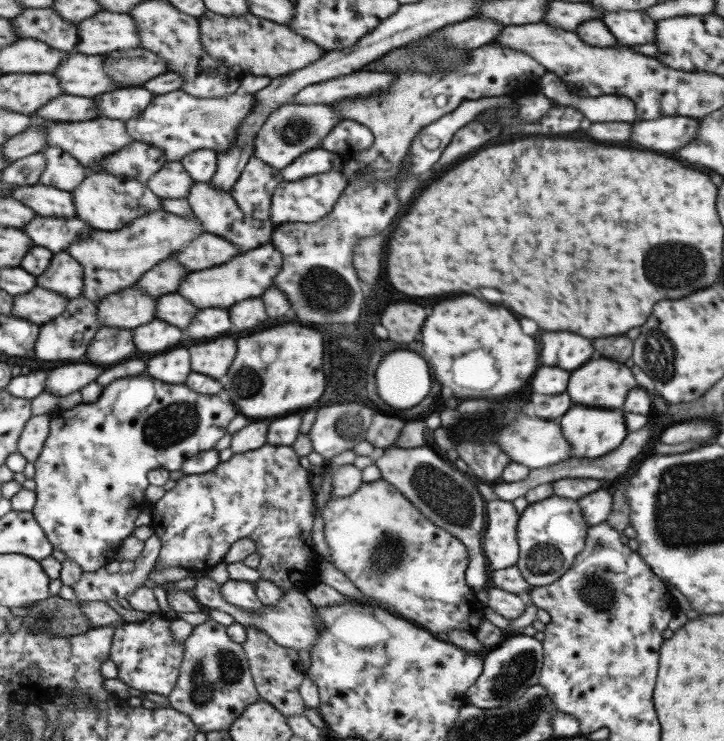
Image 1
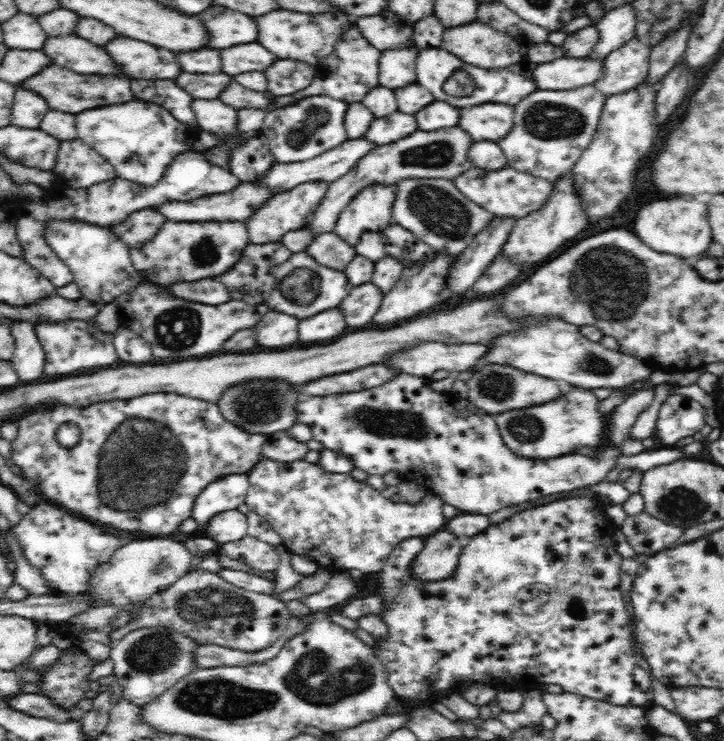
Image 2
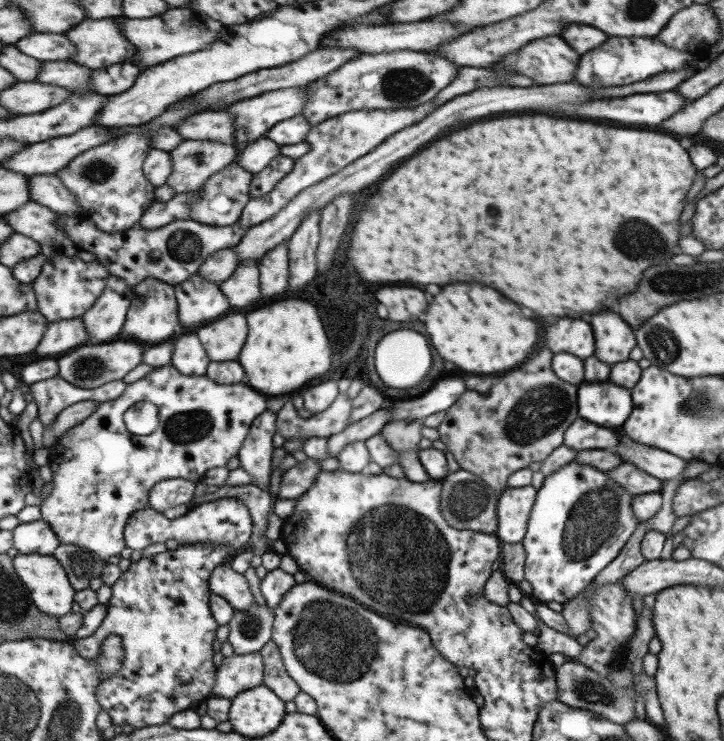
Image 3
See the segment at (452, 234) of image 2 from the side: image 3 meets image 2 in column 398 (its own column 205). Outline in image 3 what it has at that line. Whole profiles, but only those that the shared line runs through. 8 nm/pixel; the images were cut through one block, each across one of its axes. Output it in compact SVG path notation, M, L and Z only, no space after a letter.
M229 163L225 169L211 174L196 191L187 192L192 194L188 219L209 226L229 226L233 224L240 217L245 203L250 199L248 192L252 176L253 174L243 170L235 163Z

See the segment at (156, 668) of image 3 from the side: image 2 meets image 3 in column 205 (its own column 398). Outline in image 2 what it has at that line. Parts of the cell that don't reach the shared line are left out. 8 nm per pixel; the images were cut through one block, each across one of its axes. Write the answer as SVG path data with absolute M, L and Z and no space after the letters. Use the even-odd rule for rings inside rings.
M578 497L573 499L563 499L559 501L552 501L551 503L546 503L545 505L537 506L537 507L531 507L529 509L525 509L522 511L519 511L515 513L513 516L510 516L510 518L506 518L503 522L497 523L495 525L488 525L483 532L480 532L479 534L476 534L474 537L471 537L471 542L468 546L464 547L462 549L462 552L460 552L460 556L458 556L458 564L456 565L455 571L448 577L444 578L444 580L438 580L438 582L429 582L429 583L416 583L413 579L408 579L409 574L408 569L411 565L411 562L415 560L417 557L417 554L422 551L422 548L425 546L425 539L422 537L415 537L415 538L408 538L407 540L404 540L403 542L400 542L399 545L395 547L395 550L390 553L390 556L385 560L384 566L382 568L382 574L380 578L377 580L377 584L381 585L381 587L378 587L376 589L376 594L380 595L380 597L384 597L387 602L387 610L385 611L385 616L382 618L382 620L388 625L388 638L386 640L377 640L381 646L381 651L376 651L376 655L380 657L380 661L384 663L384 667L388 669L388 678L390 681L390 685L392 685L392 690L394 690L394 694L396 694L396 699L402 698L402 700L419 700L420 702L426 702L428 704L431 704L436 698L439 698L440 694L444 690L448 690L450 686L452 686L453 683L456 682L462 682L462 681L474 681L476 683L482 683L482 684L489 684L491 686L498 686L498 687L511 687L511 688L518 688L520 691L528 690L528 689L534 689L538 688L540 685L547 685L547 684L558 684L558 686L562 686L563 692L566 693L574 693L577 695L582 695L585 697L590 697L593 699L598 699L601 701L608 701L615 705L620 706L638 706L638 707L646 707L649 705L653 700L653 686L650 683L650 675L648 675L648 672L646 670L642 669L642 666L638 663L638 660L636 660L636 656L634 655L634 652L632 650L631 640L632 638L632 628L630 628L630 625L628 625L628 616L626 615L626 604L624 604L624 594L622 593L622 590L620 590L620 584L622 584L622 578L620 577L620 566L622 564L623 557L618 553L617 551L614 552L614 542L612 542L612 536L614 537L614 534L608 534L608 530L612 528L612 524L610 524L610 521L606 519L606 516L604 514L605 507L598 502L594 497L593 498L587 498L587 497ZM570 552L580 552L580 560L584 562L584 588L582 590L576 590L576 596L578 596L578 592L582 592L582 608L580 608L580 612L584 612L584 614L552 614L552 628L540 628L540 626L528 626L528 608L524 608L524 590L528 590L528 586L532 586L532 584L544 584L544 586L550 586L550 590L552 588L558 588L558 580L556 580L556 572L554 574L550 574L550 578L544 578L544 574L542 574L542 568L544 568L544 564L546 562L560 562L560 558L554 558L554 556L562 556L562 554L570 554Z

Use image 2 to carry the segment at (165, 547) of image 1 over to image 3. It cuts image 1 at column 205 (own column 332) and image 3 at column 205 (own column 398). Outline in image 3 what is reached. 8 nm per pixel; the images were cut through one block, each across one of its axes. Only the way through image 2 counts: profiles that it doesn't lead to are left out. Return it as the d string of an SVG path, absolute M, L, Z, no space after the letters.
M221 498L195 505L191 510L184 510L180 517L177 516L174 519L167 519L150 507L145 508L131 514L125 521L122 531L124 546L132 551L141 551L151 544L164 544L166 540L172 539L177 542L177 546L225 546L237 553L243 549L243 545L249 542L252 520L241 501L233 498Z

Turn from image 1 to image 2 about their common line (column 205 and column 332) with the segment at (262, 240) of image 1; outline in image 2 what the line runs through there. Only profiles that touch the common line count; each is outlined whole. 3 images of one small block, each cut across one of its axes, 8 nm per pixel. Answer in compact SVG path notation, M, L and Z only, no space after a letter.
M448 128L433 132L416 130L412 134L384 146L374 146L342 176L329 183L328 190L319 205L307 216L307 221L301 226L302 230L308 230L312 238L318 238L320 234L332 232L336 228L336 222L340 214L349 202L372 183L382 183L392 186L401 178L437 178L450 179L460 176L465 170L473 166L467 159L468 147L473 143L470 135L460 128Z

